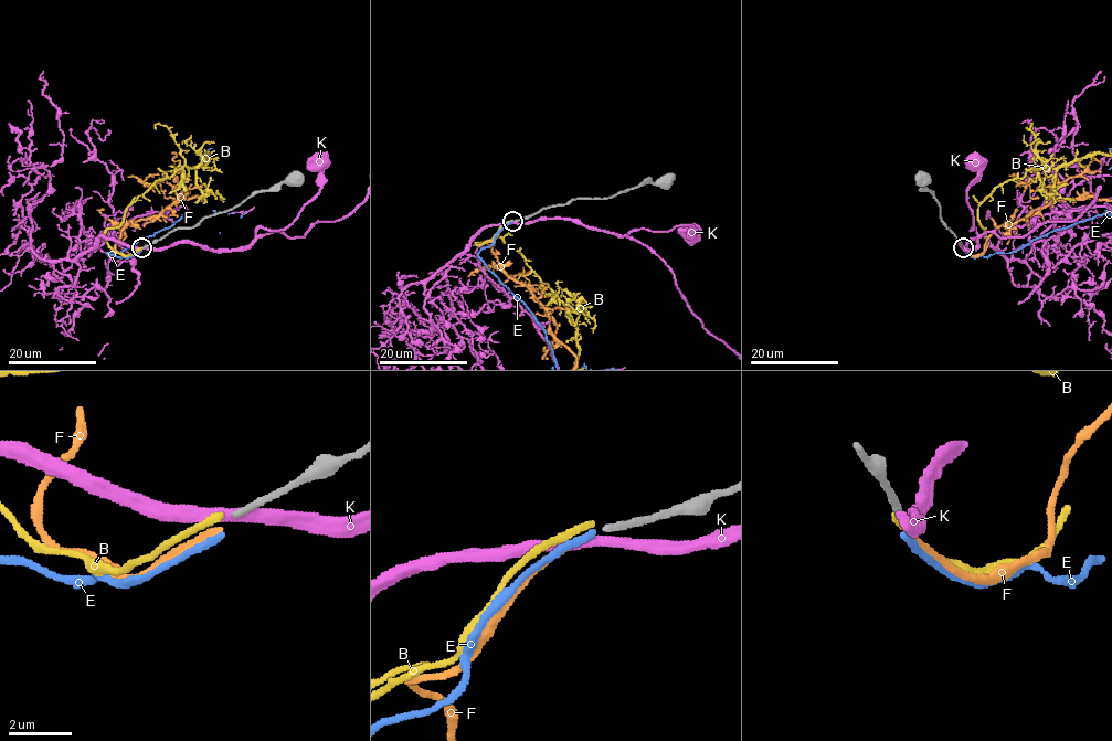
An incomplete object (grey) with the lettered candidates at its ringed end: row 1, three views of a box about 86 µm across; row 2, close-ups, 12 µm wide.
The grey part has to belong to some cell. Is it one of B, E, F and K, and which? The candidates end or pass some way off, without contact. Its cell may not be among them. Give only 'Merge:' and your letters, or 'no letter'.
Merge: no letter

